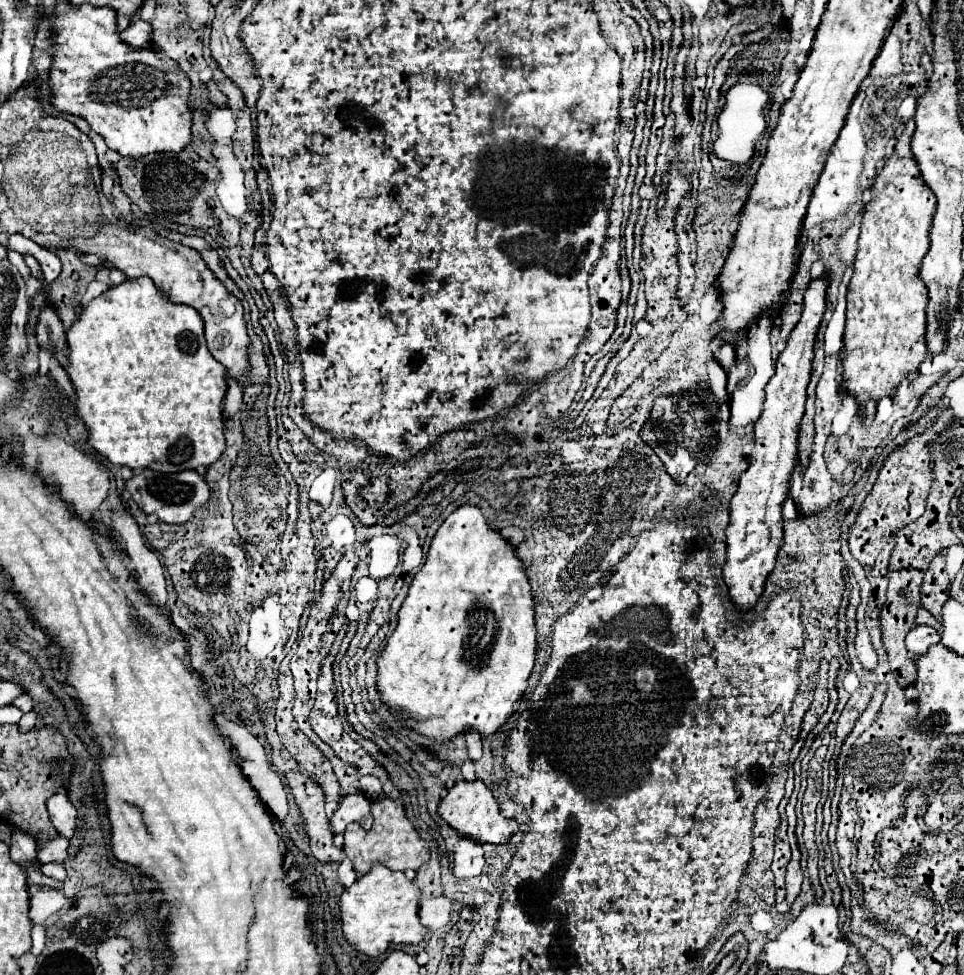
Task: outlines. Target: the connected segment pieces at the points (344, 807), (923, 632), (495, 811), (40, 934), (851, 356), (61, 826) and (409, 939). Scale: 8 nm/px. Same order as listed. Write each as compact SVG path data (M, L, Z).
M351 793L339 801L339 809L331 819L333 833L343 833L349 823L359 823L363 829L371 829L371 801L363 793Z
M917 625L907 635L905 645L907 645L909 653L913 655L913 659L917 659L917 657L921 657L921 655L927 653L929 645L939 643L939 639L941 639L941 635L933 627L929 627L929 625Z
M461 781L461 783L455 783L447 791L447 795L441 799L439 815L459 835L469 837L469 839L473 839L477 843L503 845L517 831L517 823L515 821L503 819L503 815L499 813L499 805L497 805L493 793L483 785L483 781Z
M35 925L31 937L33 937L31 953L33 953L33 955L39 955L39 953L43 951L43 947L45 947L45 941L47 941L47 937L45 937L45 927L43 927L43 925Z
M907 121L901 139L895 145L895 155L885 159L885 167L875 179L871 189L871 201L865 205L865 215L861 219L859 247L853 263L853 277L847 289L847 325L843 339L843 391L853 395L859 405L861 417L867 415L865 405L869 401L879 403L883 397L891 397L893 389L899 387L909 373L917 373L919 365L927 357L925 345L925 307L927 307L927 287L919 277L921 259L929 251L929 231L937 209L935 193L927 187L911 153L911 137L915 123Z
M65 793L51 795L47 799L47 811L49 811L49 819L53 827L57 829L57 833L71 839L75 833L75 825L77 825L77 811L69 803L67 795Z
M373 865L367 875L359 877L341 895L341 921L347 941L369 957L379 957L395 945L419 945L429 933L417 915L419 897L419 887L405 873L391 871L385 865Z

